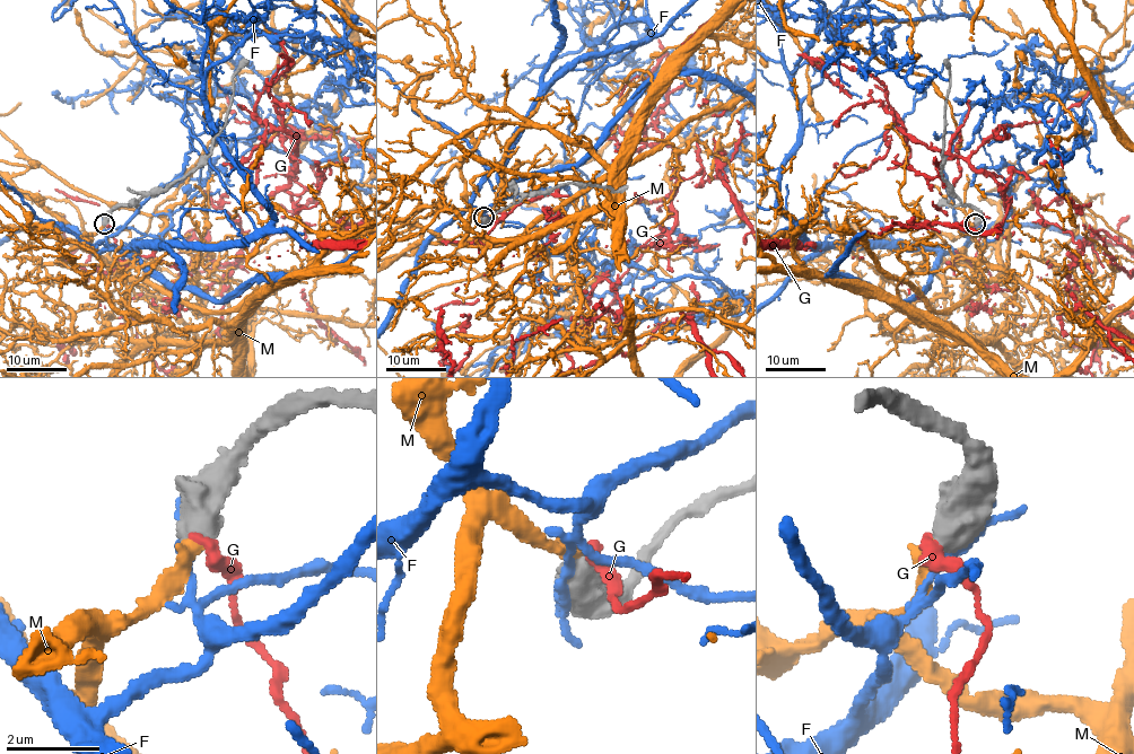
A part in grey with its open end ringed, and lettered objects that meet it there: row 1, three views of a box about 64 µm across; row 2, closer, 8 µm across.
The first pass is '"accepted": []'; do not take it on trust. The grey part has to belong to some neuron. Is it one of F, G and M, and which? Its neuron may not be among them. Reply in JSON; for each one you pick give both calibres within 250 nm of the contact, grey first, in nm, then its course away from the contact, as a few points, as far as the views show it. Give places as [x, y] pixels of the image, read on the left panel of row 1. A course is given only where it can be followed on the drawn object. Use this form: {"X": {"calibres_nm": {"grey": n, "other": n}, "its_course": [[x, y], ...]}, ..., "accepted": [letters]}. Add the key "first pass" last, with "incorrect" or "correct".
{"M": {"calibres_nm": {"grey": 600, "other": 340}}, "accepted": ["M"], "first pass": "incorrect"}

